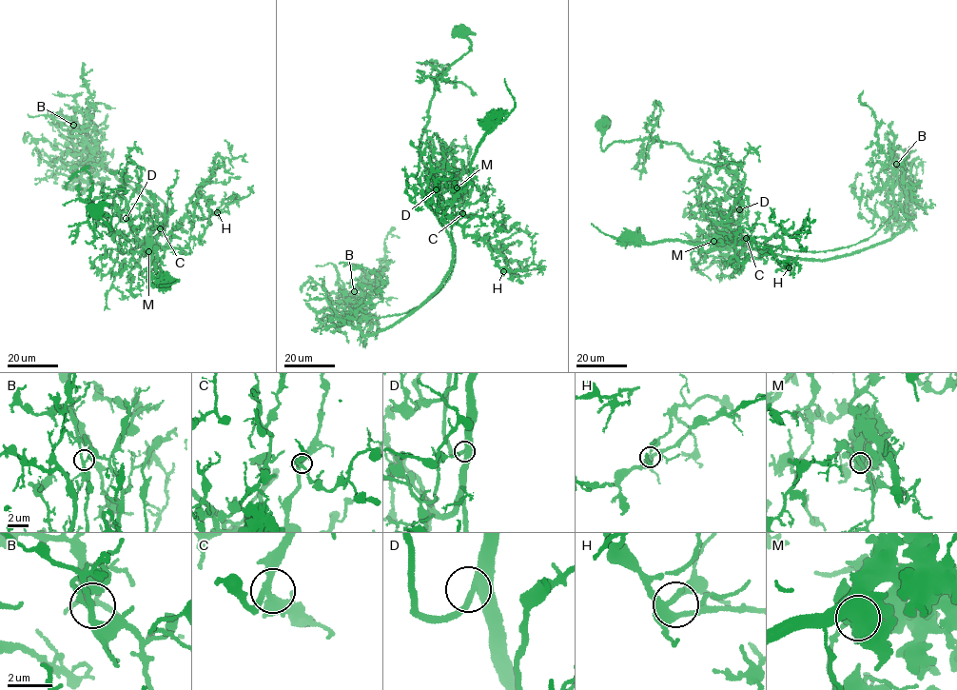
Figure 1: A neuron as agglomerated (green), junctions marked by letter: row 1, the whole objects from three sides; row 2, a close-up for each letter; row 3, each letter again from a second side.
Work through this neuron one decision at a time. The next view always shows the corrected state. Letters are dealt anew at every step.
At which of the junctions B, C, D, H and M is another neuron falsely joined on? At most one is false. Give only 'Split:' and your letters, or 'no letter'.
Split: M

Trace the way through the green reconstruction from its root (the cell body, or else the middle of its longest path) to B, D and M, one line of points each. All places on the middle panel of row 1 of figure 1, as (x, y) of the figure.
B: (461, 31), (471, 49), (439, 81), (419, 145), (451, 220), (450, 279), (378, 318), (354, 291)
D: (461, 31), (469, 40), (471, 49), (439, 81), (419, 145), (420, 159), (440, 183), (436, 189)
M: (461, 31), (471, 49), (439, 81), (419, 153), (440, 183), (436, 194), (441, 209), (453, 203), (457, 187)

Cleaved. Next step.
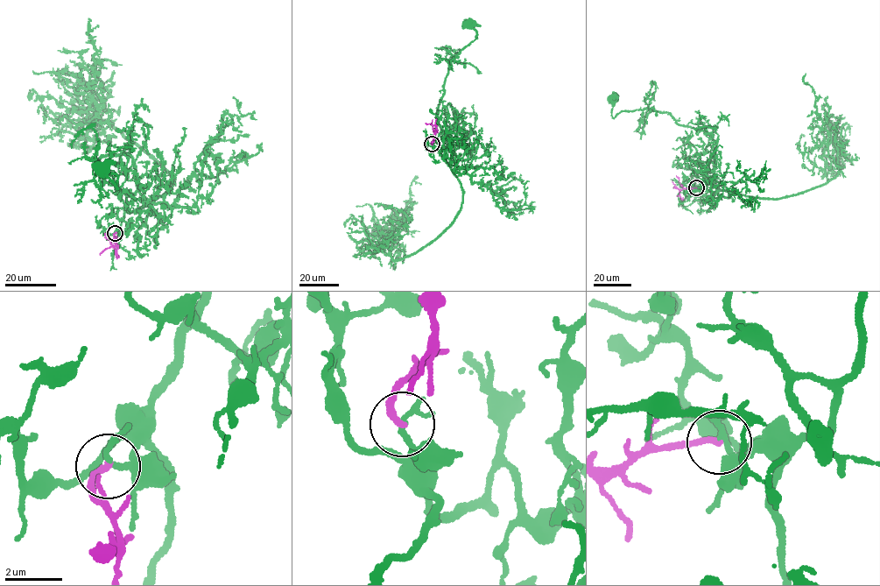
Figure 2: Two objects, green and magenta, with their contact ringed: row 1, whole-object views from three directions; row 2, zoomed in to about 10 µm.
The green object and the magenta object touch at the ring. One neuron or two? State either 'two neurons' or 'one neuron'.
one neuron

